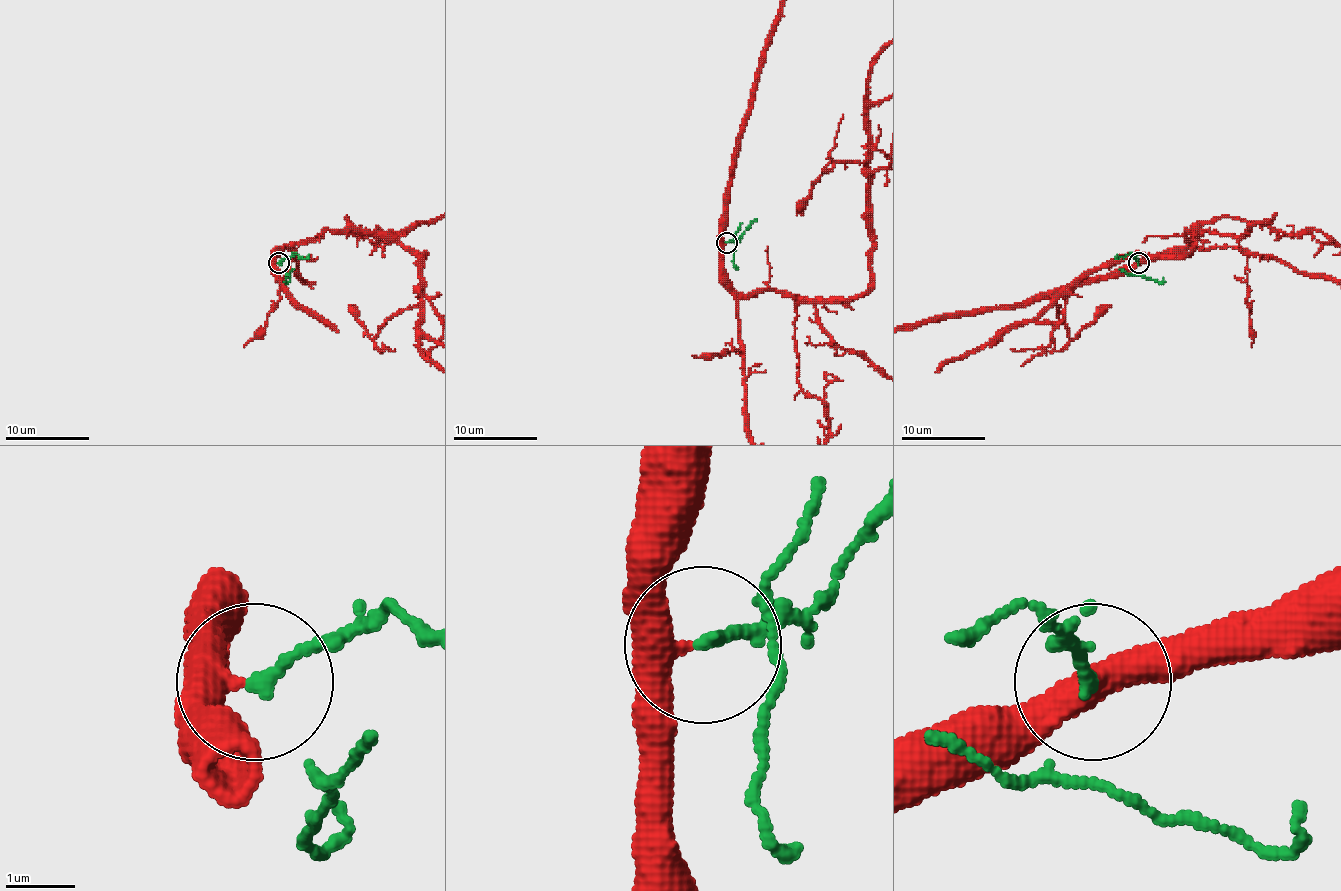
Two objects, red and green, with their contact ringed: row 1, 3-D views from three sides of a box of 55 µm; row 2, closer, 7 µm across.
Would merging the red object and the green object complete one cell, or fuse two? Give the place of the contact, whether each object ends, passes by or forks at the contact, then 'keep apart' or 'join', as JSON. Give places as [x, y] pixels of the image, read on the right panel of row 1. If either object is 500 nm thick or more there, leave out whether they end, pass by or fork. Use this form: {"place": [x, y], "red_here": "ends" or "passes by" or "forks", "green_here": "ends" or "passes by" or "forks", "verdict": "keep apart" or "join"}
{"place": [1139, 262], "red_here": "passes by", "green_here": "passes by", "verdict": "join"}

